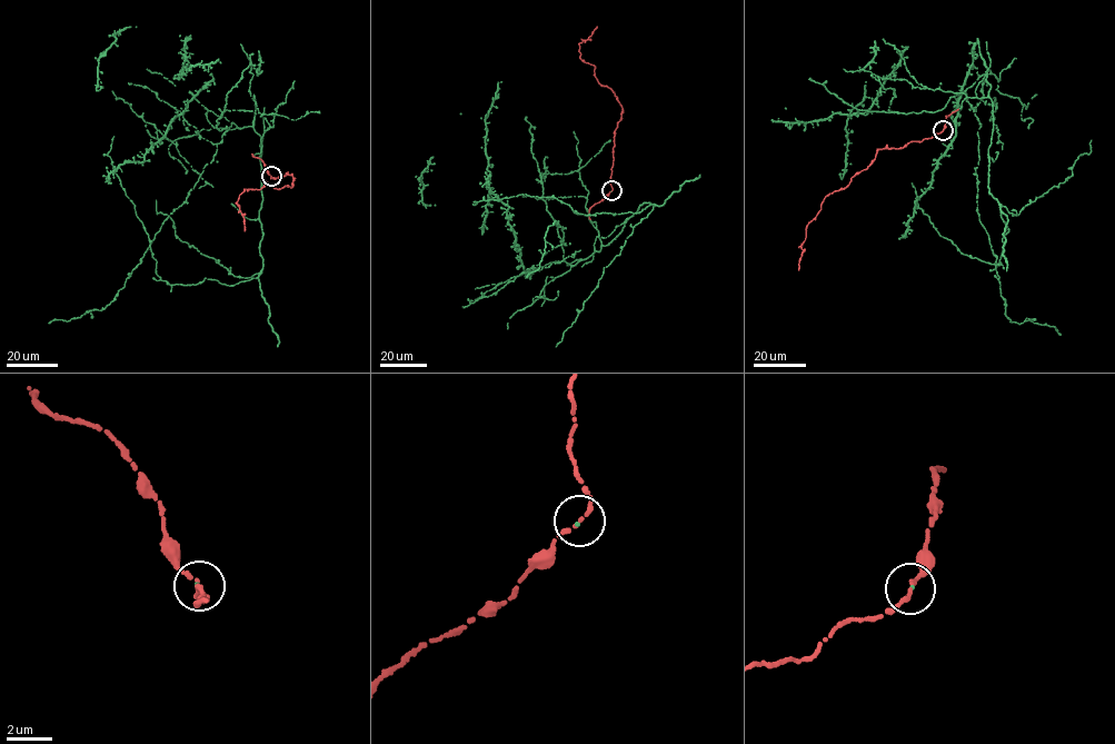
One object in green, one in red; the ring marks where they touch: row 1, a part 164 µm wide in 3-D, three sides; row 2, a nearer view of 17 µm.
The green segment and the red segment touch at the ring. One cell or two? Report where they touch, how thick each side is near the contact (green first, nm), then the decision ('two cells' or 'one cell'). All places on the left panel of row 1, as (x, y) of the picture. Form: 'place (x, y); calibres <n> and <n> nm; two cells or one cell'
place (271, 176); calibres 70 and 170 nm; one cell

